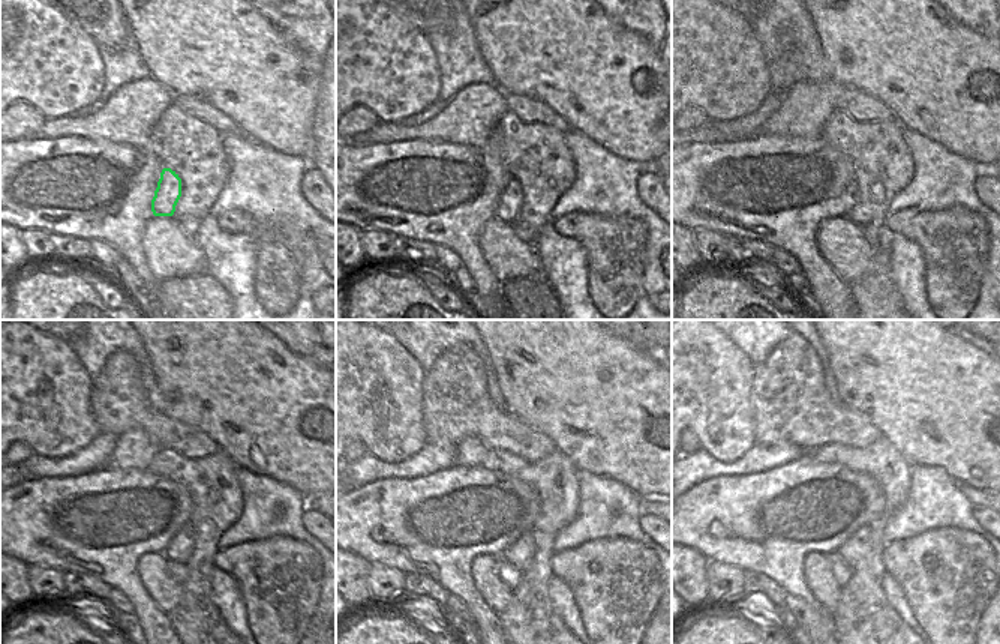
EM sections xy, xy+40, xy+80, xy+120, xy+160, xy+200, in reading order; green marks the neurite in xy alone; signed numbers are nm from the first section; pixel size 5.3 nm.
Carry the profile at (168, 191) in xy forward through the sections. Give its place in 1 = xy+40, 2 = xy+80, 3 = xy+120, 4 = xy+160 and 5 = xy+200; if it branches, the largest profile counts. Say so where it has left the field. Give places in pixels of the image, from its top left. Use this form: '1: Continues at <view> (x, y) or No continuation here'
1: Continues at xy+40 (510, 200)
2: Continues at xy+80 (849, 197)
3: Continues at xy+120 (180, 548)
4: Continues at xy+160 (519, 553)
5: Continues at xy+200 (856, 547).

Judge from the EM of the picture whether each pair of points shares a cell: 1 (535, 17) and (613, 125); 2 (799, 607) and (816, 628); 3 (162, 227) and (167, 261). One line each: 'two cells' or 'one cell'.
1: one cell
2: one cell
3: one cell

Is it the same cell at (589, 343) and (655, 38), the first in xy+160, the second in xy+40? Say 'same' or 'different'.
different

